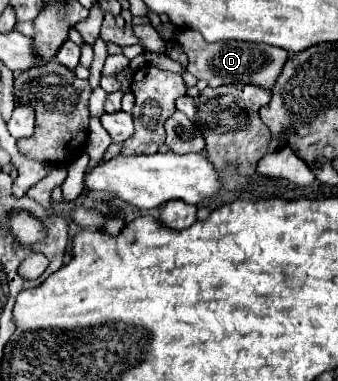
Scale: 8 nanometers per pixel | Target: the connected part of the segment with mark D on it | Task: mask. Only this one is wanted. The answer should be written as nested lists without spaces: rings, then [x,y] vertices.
[[[180,29],[176,33],[176,41],[184,49],[184,53],[188,55],[186,69],[196,79],[208,81],[210,87],[244,83],[244,85],[256,85],[262,89],[272,89],[276,83],[276,71],[280,71],[288,59],[288,51],[284,51],[280,47],[264,45],[264,43],[246,43],[246,41],[208,43],[194,29]]]

